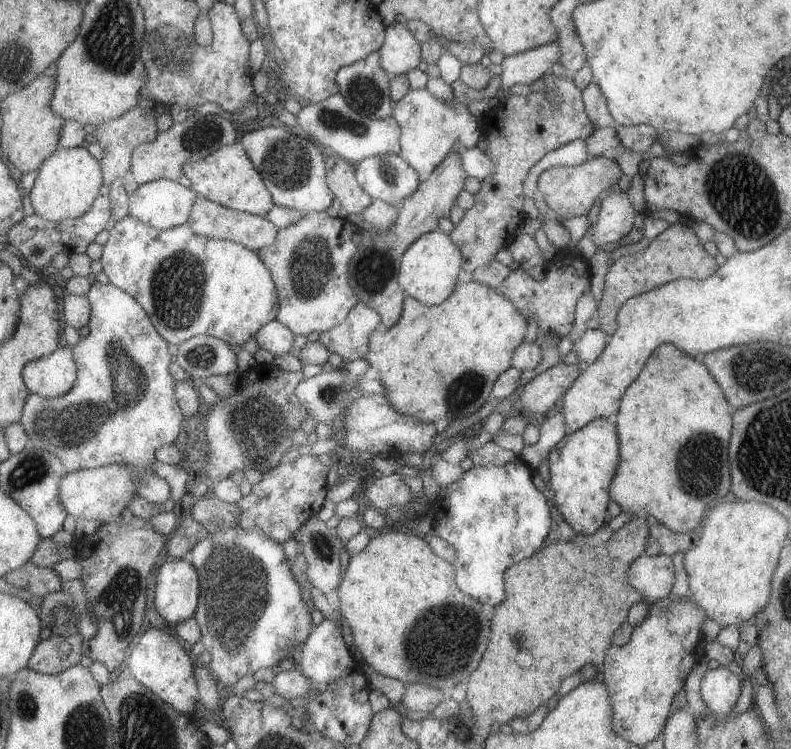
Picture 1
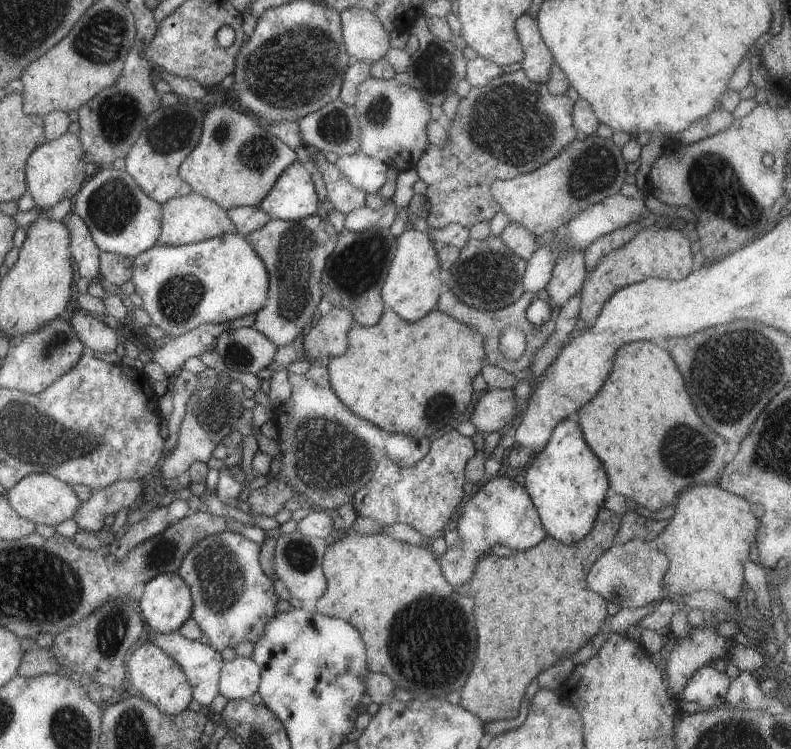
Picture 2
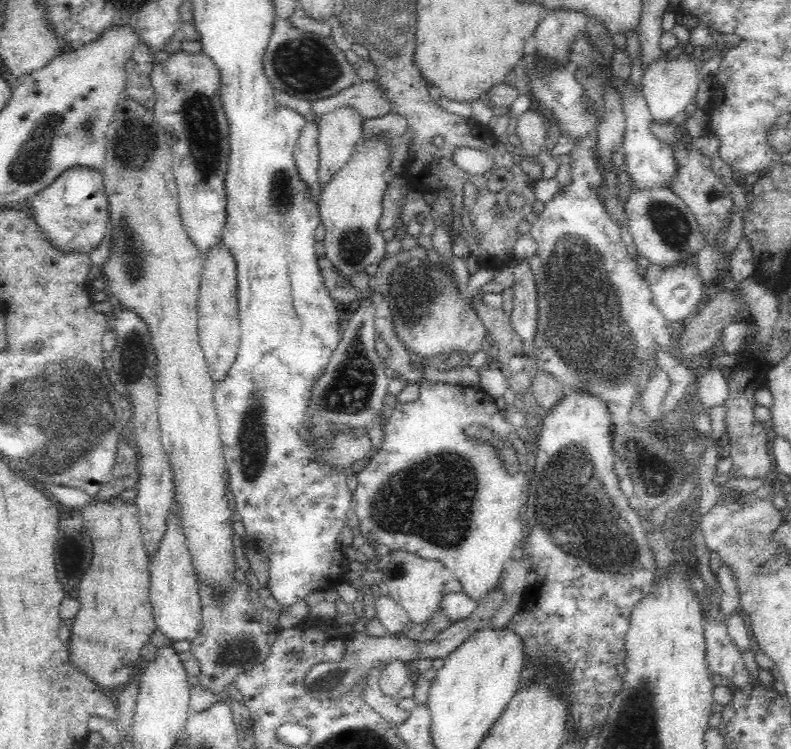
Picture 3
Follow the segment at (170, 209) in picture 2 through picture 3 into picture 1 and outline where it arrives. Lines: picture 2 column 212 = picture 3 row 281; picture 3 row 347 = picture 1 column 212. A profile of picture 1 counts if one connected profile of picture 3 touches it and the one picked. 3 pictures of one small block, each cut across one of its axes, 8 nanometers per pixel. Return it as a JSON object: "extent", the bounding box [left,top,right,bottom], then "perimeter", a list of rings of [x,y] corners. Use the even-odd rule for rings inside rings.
{"extent":[186,195,278,252],"perimeter":[[[199,195],[195,197],[186,224],[199,236],[210,239],[227,239],[255,252],[266,246],[271,246],[275,242],[275,238],[277,238],[278,231],[265,217],[225,208],[225,206],[205,200]]]}

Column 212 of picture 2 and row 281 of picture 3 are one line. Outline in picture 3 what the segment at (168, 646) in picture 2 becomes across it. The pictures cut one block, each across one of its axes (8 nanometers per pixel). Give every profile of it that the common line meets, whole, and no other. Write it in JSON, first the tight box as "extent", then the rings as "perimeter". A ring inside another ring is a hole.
{"extent":[643,259,706,324],"perimeter":[[[694,259],[692,264],[682,264],[682,266],[678,264],[676,268],[670,268],[670,270],[663,270],[653,265],[643,273],[652,291],[653,303],[671,323],[685,324],[706,300],[702,296],[697,259]]]}

